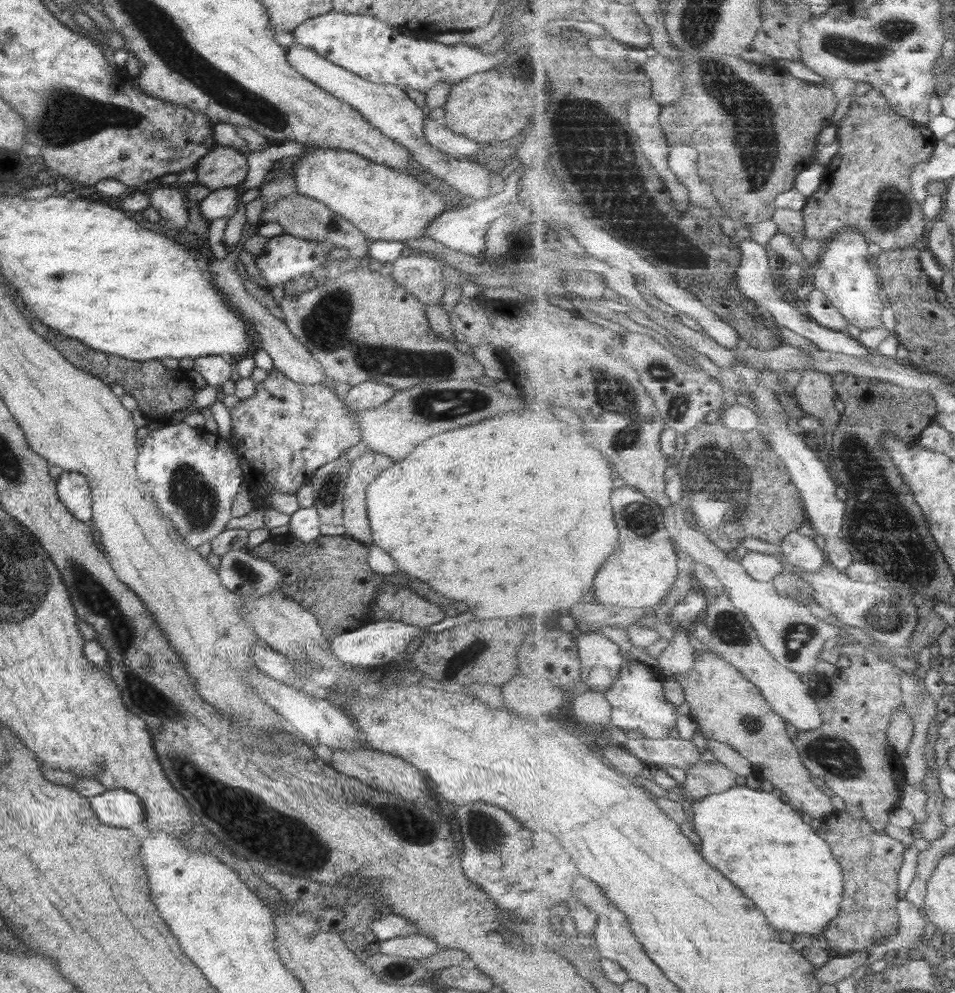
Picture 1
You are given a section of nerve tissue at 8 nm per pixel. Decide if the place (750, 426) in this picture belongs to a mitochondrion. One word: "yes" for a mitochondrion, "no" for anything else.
no

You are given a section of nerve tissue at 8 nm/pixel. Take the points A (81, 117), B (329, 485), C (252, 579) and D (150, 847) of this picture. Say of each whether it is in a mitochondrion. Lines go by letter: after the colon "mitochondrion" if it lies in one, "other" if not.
A: mitochondrion
B: mitochondrion
C: mitochondrion
D: other

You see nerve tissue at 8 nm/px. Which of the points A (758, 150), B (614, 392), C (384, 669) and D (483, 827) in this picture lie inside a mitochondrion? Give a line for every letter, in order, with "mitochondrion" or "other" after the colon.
A: mitochondrion
B: mitochondrion
C: other
D: mitochondrion

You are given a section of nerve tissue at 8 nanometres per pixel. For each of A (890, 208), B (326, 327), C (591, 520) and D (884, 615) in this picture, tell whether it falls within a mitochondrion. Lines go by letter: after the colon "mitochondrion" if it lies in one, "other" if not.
A: mitochondrion
B: mitochondrion
C: other
D: mitochondrion

